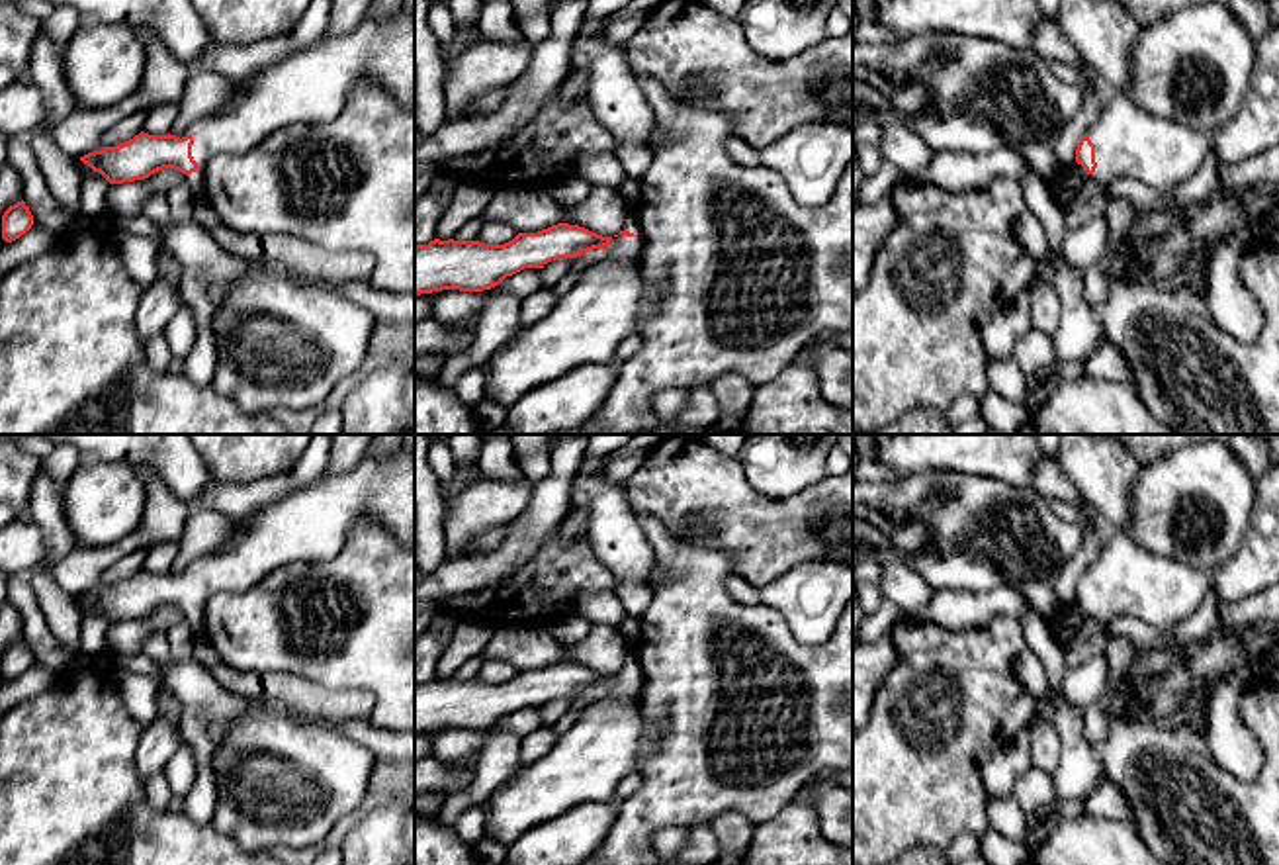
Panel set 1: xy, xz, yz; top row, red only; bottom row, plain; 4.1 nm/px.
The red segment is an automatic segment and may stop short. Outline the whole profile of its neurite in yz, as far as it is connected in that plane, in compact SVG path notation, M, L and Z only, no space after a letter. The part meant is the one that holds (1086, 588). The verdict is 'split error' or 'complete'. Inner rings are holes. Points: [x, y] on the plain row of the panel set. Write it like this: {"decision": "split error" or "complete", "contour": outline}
{"decision": "split error", "contour": "M1105 524L1101 550L1080 577L1074 605L1087 620L1134 616L1173 630L1195 615L1213 577L1138 546L1121 526Z"}

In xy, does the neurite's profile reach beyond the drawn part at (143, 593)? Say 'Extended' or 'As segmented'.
Extended

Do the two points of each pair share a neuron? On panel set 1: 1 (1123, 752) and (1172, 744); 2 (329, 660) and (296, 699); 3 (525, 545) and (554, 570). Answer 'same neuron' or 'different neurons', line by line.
1: same neuron
2: different neurons
3: different neurons

